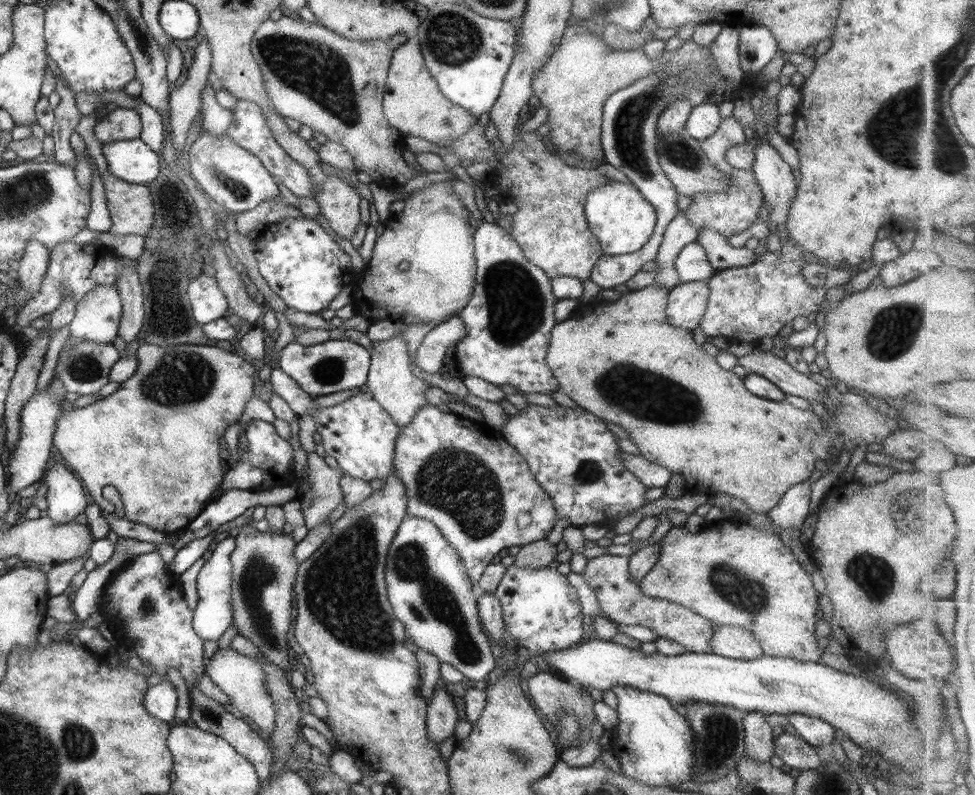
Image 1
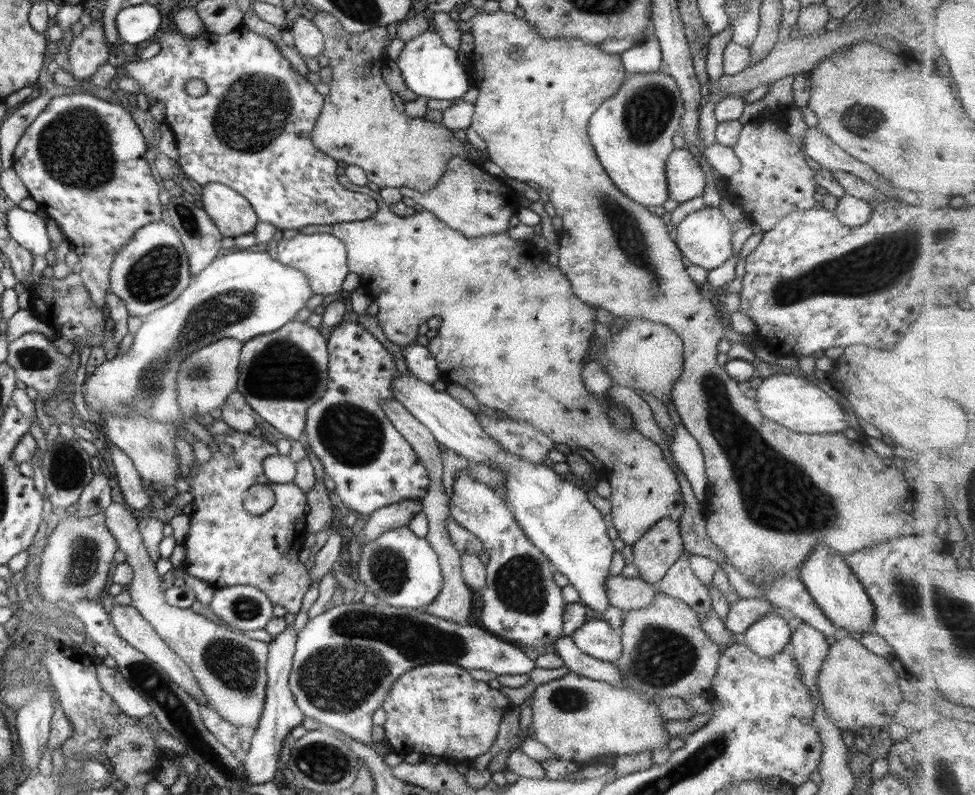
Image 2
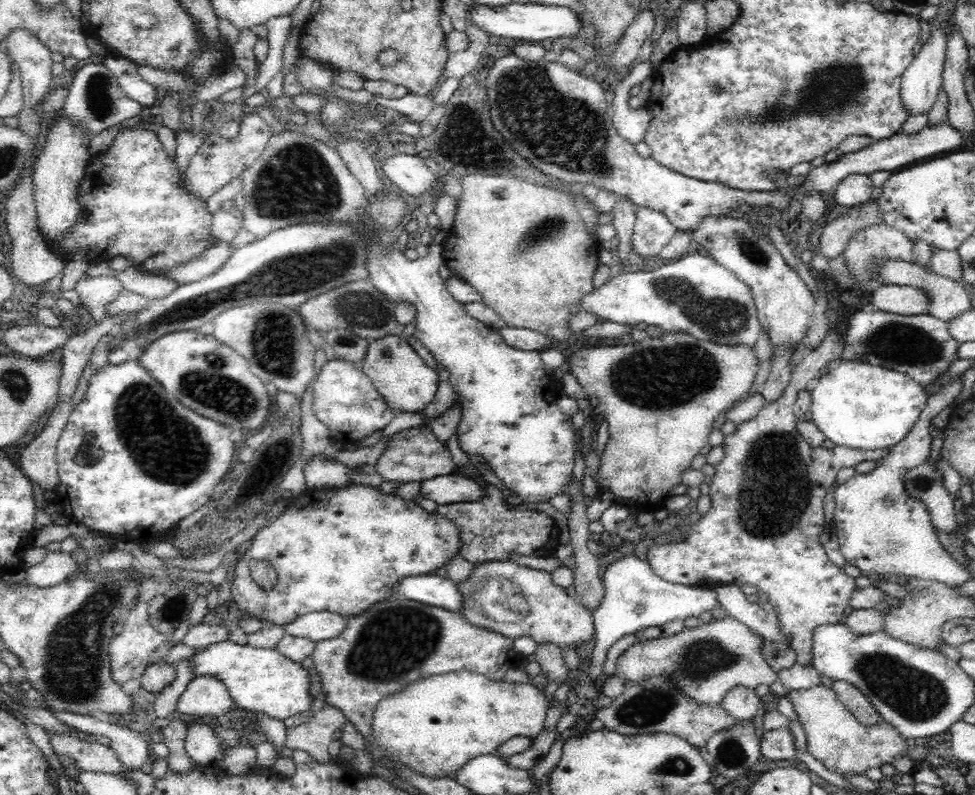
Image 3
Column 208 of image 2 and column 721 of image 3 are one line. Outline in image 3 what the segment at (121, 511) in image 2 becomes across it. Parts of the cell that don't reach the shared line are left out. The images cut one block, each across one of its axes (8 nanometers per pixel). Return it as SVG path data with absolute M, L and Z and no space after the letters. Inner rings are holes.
M727 616L724 620L715 619L709 624L702 624L693 630L685 629L675 636L656 638L642 643L635 643L624 650L617 659L614 675L628 685L637 685L652 677L668 677L680 693L690 698L698 705L720 707L724 695L733 688L742 686L755 690L758 686L766 684L771 686L779 681L778 675L764 661L760 653L762 638L751 632L742 622Z

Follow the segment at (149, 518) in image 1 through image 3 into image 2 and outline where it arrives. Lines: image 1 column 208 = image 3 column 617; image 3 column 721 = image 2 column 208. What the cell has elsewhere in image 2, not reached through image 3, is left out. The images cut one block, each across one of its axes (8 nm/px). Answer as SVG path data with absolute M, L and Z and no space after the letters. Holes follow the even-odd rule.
M220 338L215 342L202 346L181 361L175 373L177 388L177 406L185 418L217 411L225 404L225 398L236 389L237 367L241 342L231 338Z

